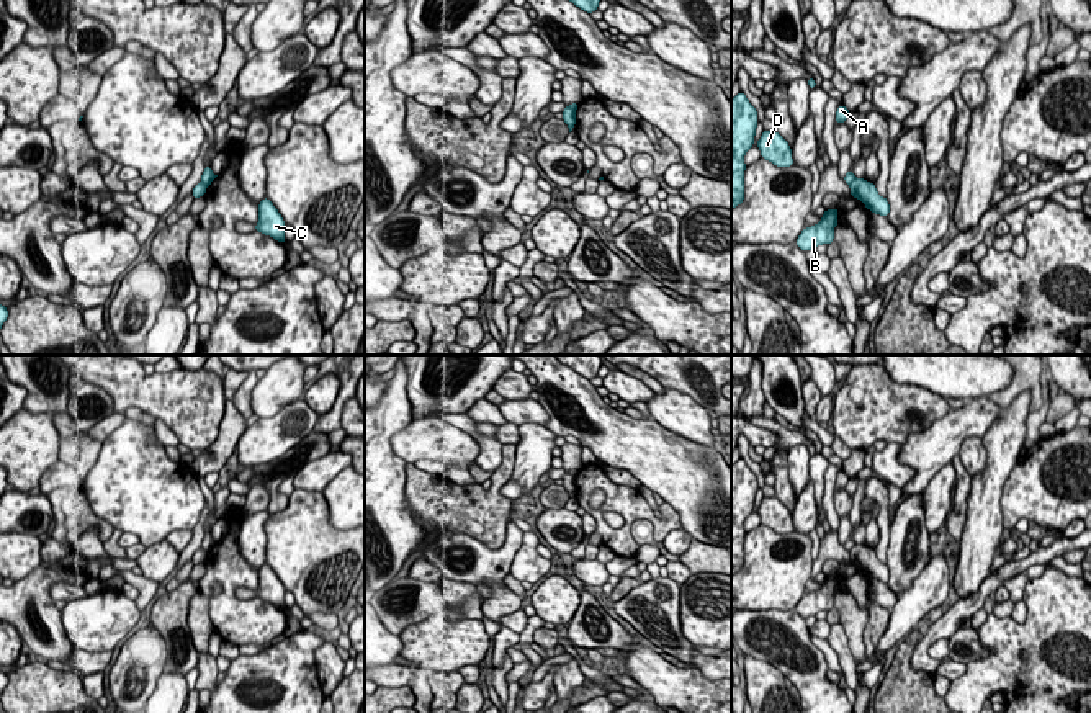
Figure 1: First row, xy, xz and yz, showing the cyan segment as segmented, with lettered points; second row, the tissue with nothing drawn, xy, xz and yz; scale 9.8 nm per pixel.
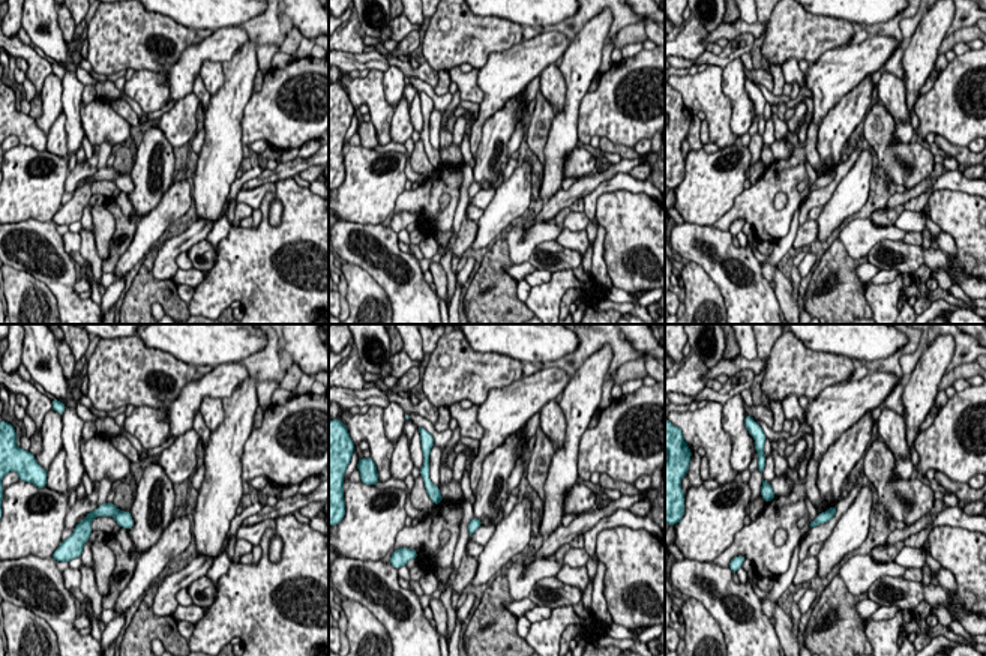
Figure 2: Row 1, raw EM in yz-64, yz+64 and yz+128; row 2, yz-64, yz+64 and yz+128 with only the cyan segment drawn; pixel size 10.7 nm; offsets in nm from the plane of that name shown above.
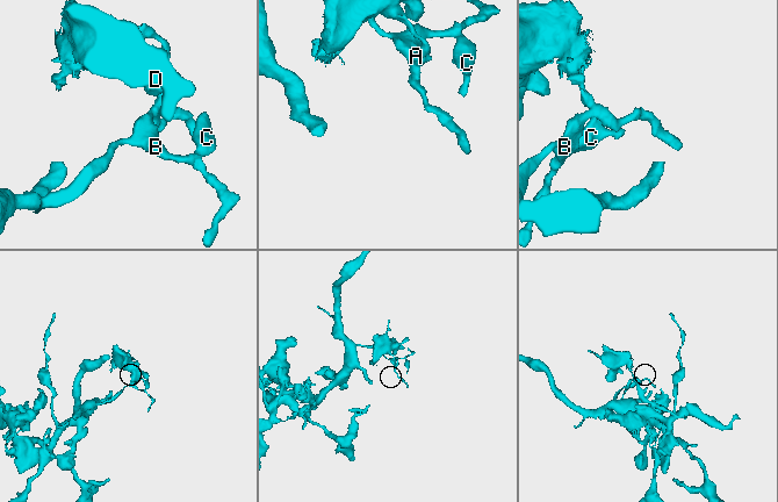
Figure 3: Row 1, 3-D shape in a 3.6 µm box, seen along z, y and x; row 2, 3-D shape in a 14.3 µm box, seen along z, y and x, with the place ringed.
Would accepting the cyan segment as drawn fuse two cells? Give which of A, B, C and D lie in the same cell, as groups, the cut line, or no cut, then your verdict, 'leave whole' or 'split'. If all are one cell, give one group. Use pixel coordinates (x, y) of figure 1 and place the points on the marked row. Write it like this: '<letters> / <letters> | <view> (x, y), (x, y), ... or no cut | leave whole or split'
A D / B C | xy (202, 180), (208, 185) | split

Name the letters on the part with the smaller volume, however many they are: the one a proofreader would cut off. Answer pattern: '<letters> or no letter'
A, D

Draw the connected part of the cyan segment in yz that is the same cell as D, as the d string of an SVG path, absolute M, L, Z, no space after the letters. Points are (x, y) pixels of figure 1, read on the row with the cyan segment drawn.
M777 131L762 132L761 139L756 142L762 159L772 162L777 167L793 165L792 149L788 142Z

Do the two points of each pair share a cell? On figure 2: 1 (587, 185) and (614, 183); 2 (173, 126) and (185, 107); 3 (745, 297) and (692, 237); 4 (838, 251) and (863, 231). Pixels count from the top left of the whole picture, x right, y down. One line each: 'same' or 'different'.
1: different
2: same
3: same
4: different

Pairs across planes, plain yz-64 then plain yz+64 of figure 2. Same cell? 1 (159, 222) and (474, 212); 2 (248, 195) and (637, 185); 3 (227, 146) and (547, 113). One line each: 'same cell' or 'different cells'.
1: different cells
2: same cell
3: different cells

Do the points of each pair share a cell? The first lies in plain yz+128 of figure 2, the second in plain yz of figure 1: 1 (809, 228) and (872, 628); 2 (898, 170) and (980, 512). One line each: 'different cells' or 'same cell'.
1: same cell
2: different cells

